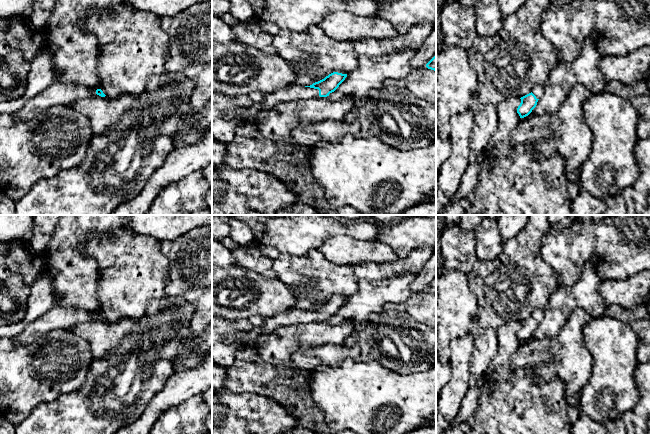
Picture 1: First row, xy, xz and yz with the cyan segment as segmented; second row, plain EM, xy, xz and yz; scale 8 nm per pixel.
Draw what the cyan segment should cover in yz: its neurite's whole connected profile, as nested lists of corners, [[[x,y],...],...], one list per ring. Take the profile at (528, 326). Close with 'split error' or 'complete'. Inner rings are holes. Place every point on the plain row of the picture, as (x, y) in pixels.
[[[536,309],[532,313],[531,317],[520,322],[521,327],[517,332],[517,337],[519,338],[520,342],[524,342],[532,336],[532,334],[536,331],[538,324],[542,322],[543,318],[543,309]]] | split error

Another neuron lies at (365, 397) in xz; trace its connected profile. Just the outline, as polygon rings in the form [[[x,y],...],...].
[[[347,358],[337,367],[319,365],[311,370],[311,375],[307,379],[308,388],[315,405],[323,412],[325,422],[332,432],[352,431],[356,434],[407,434],[416,430],[422,423],[436,413],[436,365],[413,374],[400,374],[382,365],[377,361],[363,361]]]

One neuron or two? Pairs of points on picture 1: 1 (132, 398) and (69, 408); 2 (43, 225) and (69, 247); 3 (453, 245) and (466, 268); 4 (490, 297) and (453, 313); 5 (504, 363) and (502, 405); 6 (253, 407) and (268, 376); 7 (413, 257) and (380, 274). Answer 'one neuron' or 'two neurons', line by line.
1: one neuron
2: two neurons
3: one neuron
4: two neurons
5: two neurons
6: two neurons
7: one neuron

